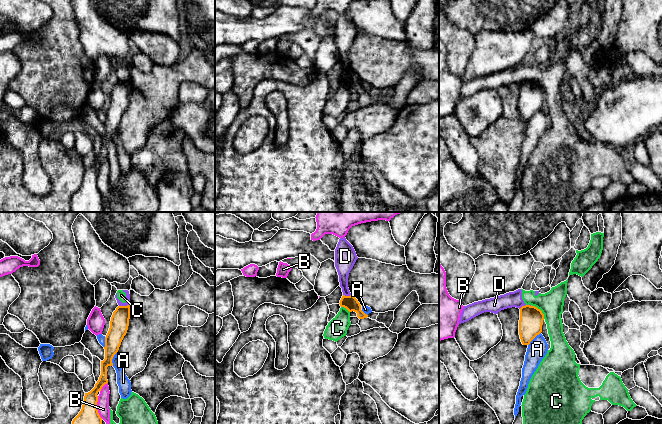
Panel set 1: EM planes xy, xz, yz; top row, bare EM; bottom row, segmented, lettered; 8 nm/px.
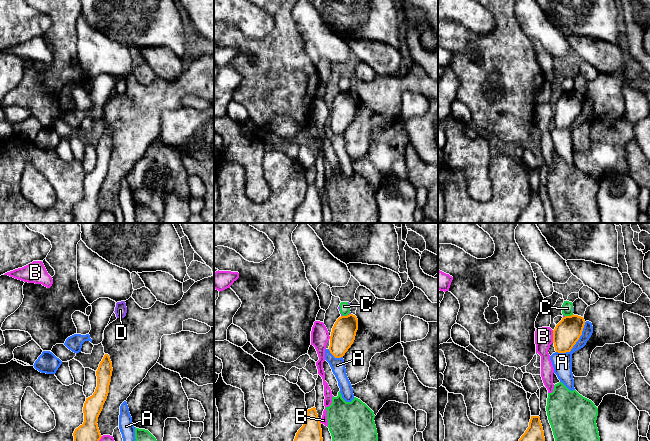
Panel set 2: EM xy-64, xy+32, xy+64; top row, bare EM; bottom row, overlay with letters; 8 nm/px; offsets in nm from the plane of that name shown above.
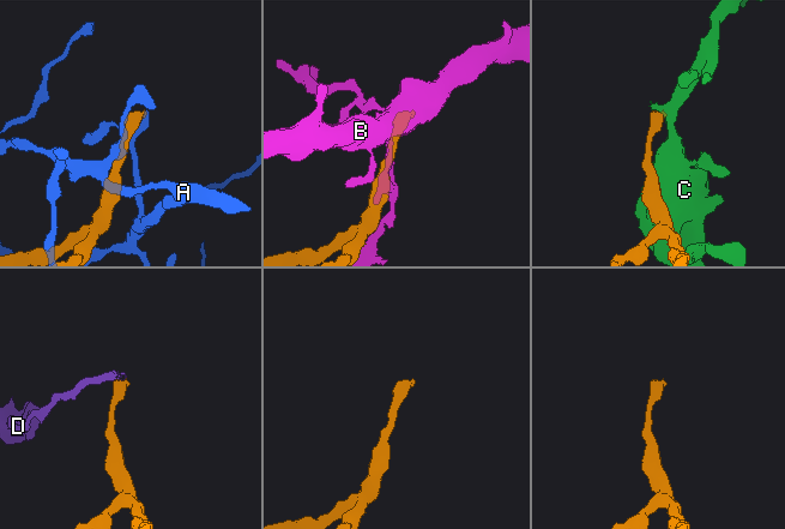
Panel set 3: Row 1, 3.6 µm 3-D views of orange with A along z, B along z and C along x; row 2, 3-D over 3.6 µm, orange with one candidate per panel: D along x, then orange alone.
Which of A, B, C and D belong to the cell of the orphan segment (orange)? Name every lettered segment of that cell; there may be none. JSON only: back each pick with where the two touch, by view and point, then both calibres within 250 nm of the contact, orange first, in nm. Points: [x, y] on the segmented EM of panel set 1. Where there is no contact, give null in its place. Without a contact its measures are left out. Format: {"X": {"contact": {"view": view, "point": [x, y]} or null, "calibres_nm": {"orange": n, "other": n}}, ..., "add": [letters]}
{"add": []}

